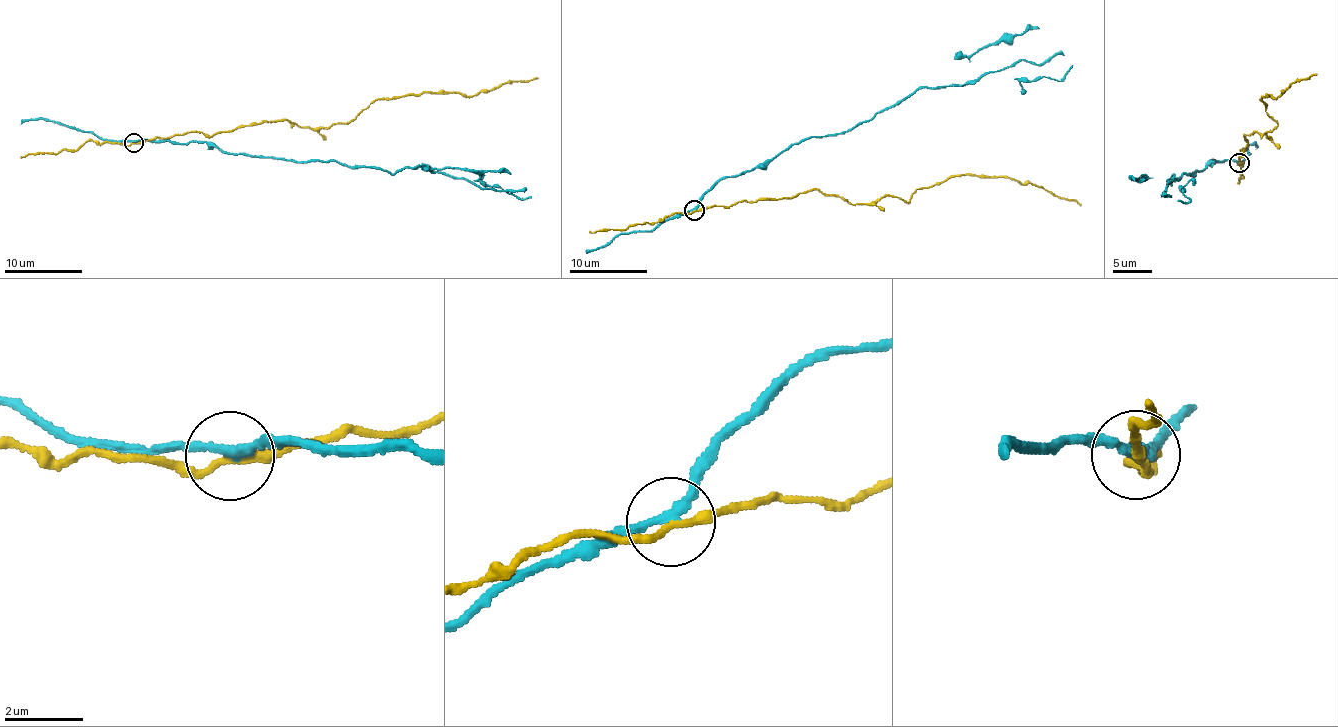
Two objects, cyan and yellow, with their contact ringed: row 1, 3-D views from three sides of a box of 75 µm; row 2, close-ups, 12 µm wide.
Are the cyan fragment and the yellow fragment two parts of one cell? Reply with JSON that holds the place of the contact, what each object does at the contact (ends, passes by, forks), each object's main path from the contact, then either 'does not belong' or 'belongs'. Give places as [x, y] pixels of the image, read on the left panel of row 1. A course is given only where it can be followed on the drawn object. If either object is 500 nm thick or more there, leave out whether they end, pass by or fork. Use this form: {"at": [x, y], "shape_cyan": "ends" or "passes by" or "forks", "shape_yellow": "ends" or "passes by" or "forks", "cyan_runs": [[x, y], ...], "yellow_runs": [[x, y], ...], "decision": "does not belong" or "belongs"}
{"at": [133, 142], "shape_cyan": "passes by", "shape_yellow": "passes by", "cyan_runs": [[134, 142], [211, 142], [223, 152], [396, 173], [426, 168], [519, 199], [531, 197]], "yellow_runs": [[134, 142], [183, 132], [212, 136], [264, 121], [322, 128], [344, 124], [378, 99], [475, 95], [538, 78]], "decision": "does not belong"}

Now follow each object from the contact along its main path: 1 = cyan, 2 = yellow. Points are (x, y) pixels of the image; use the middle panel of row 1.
1: (694, 210), (721, 179), (850, 131), (919, 89), (966, 85), (1021, 60), (1059, 81), (1072, 66)
2: (694, 210), (815, 189), (853, 205), (887, 195), (908, 202), (917, 189), (962, 175), (1017, 179), (1081, 206)

